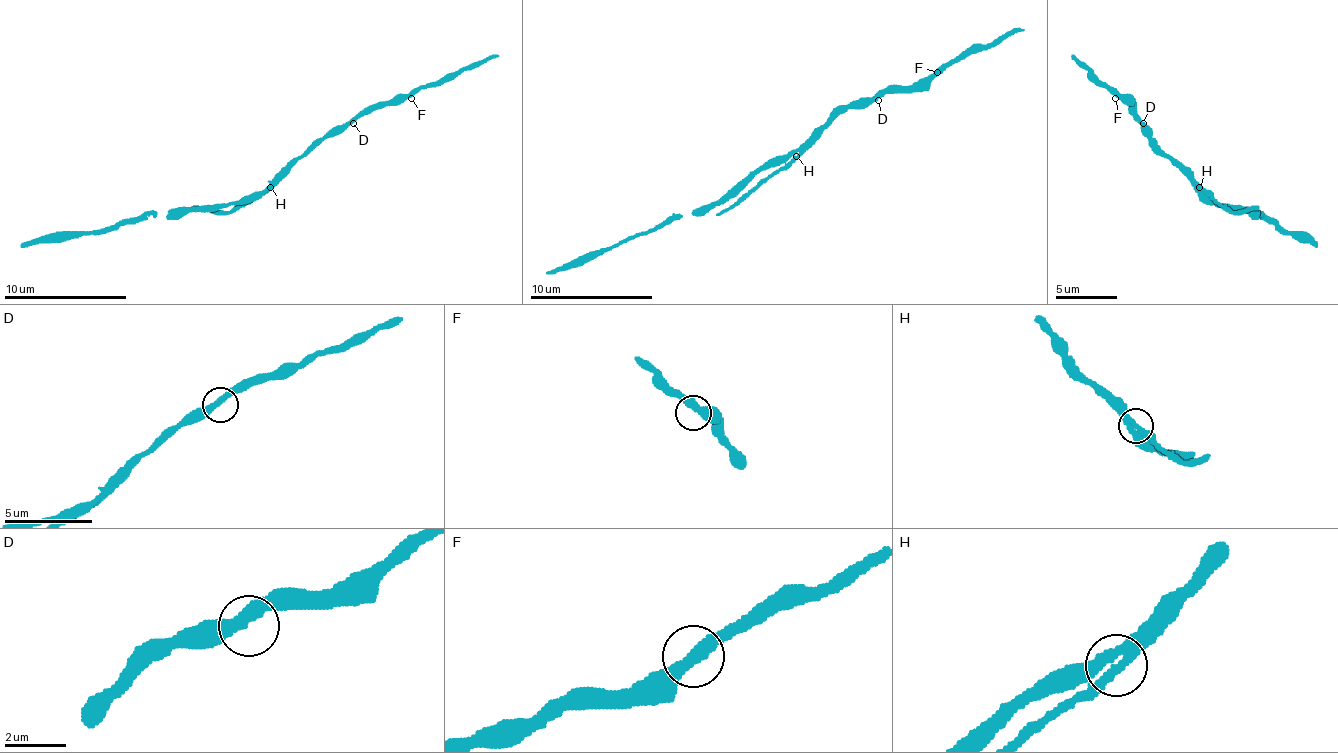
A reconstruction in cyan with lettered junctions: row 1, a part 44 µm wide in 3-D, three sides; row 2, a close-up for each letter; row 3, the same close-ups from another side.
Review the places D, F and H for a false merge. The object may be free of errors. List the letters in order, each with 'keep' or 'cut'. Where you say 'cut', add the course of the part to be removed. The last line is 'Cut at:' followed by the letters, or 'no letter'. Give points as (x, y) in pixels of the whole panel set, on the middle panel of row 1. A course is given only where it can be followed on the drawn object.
D: keep
F: keep
H: cut | (795, 155), (715, 214)
Cut at: H

